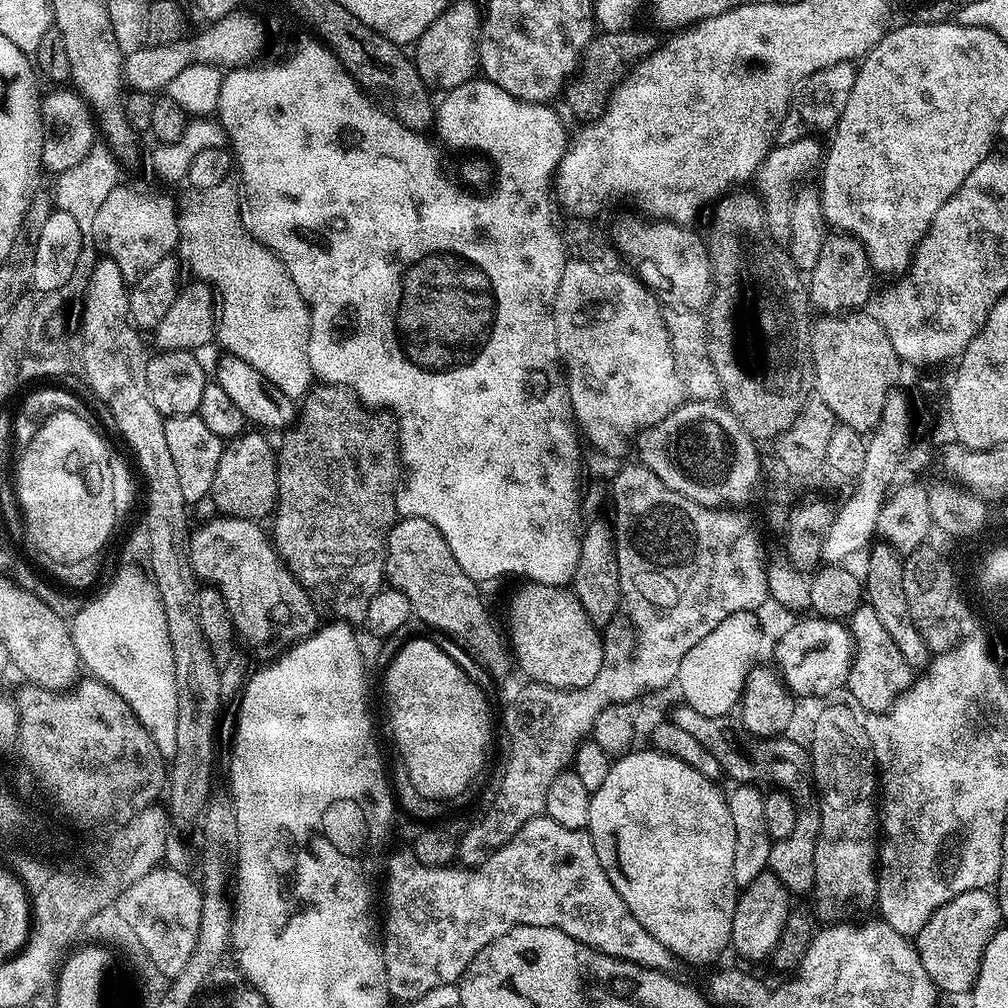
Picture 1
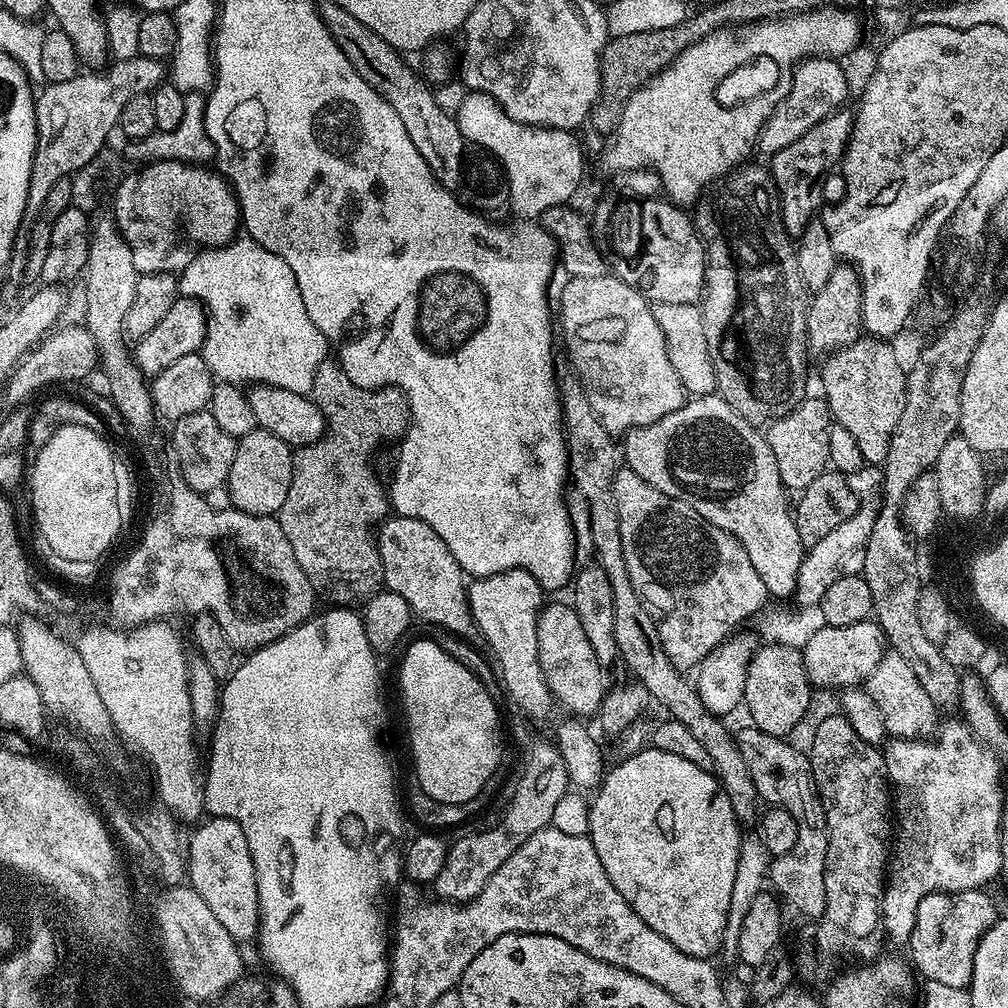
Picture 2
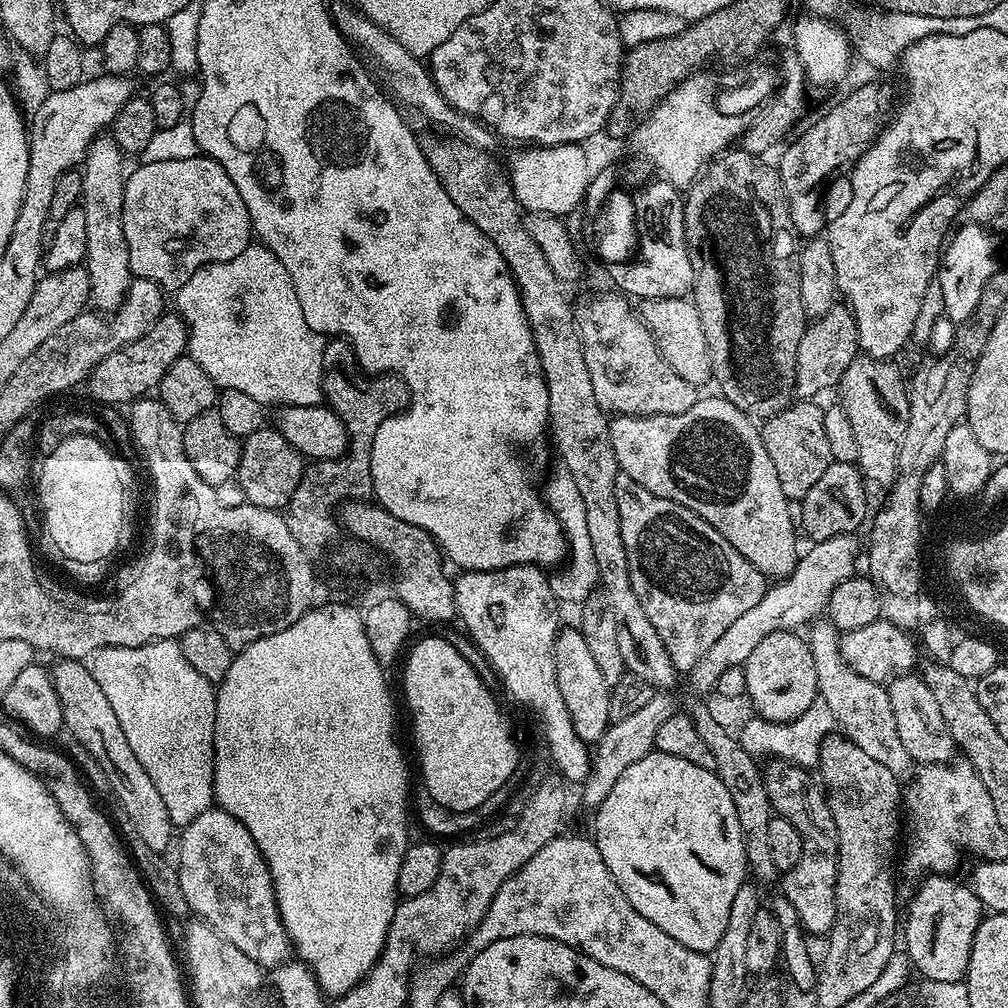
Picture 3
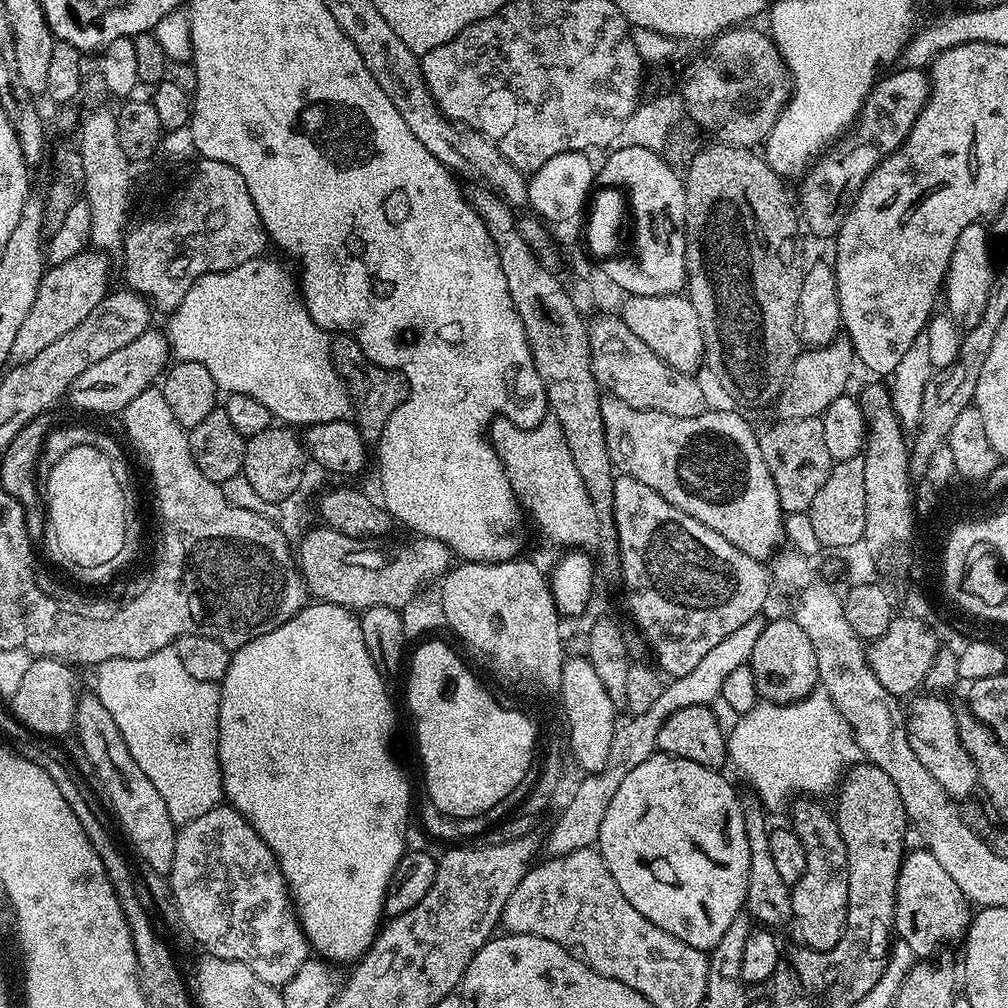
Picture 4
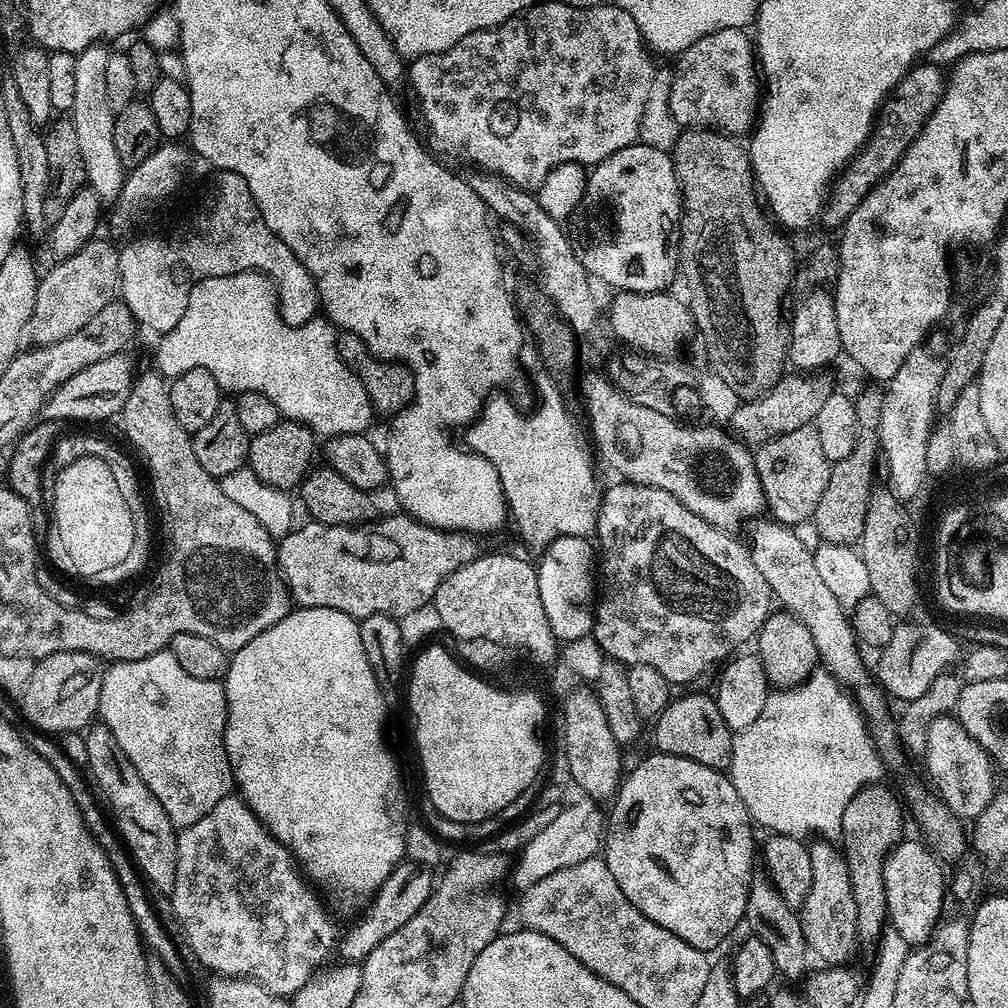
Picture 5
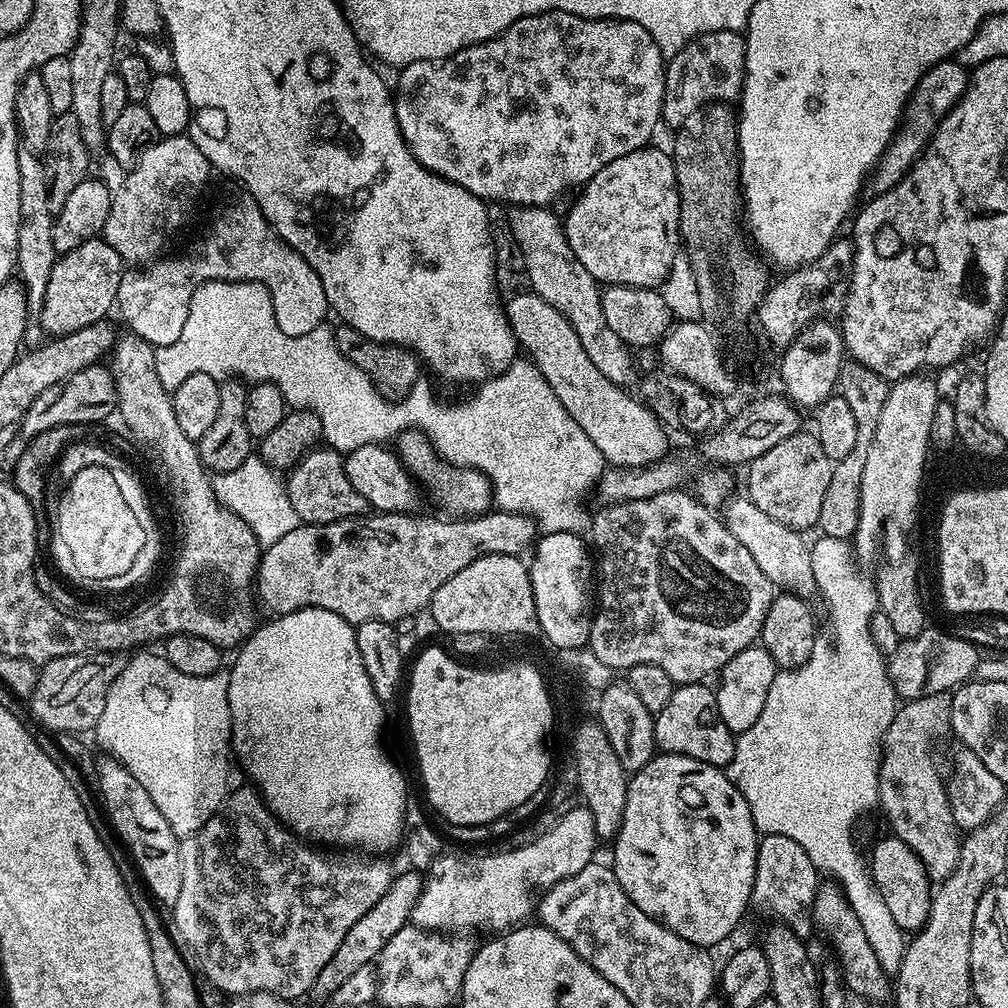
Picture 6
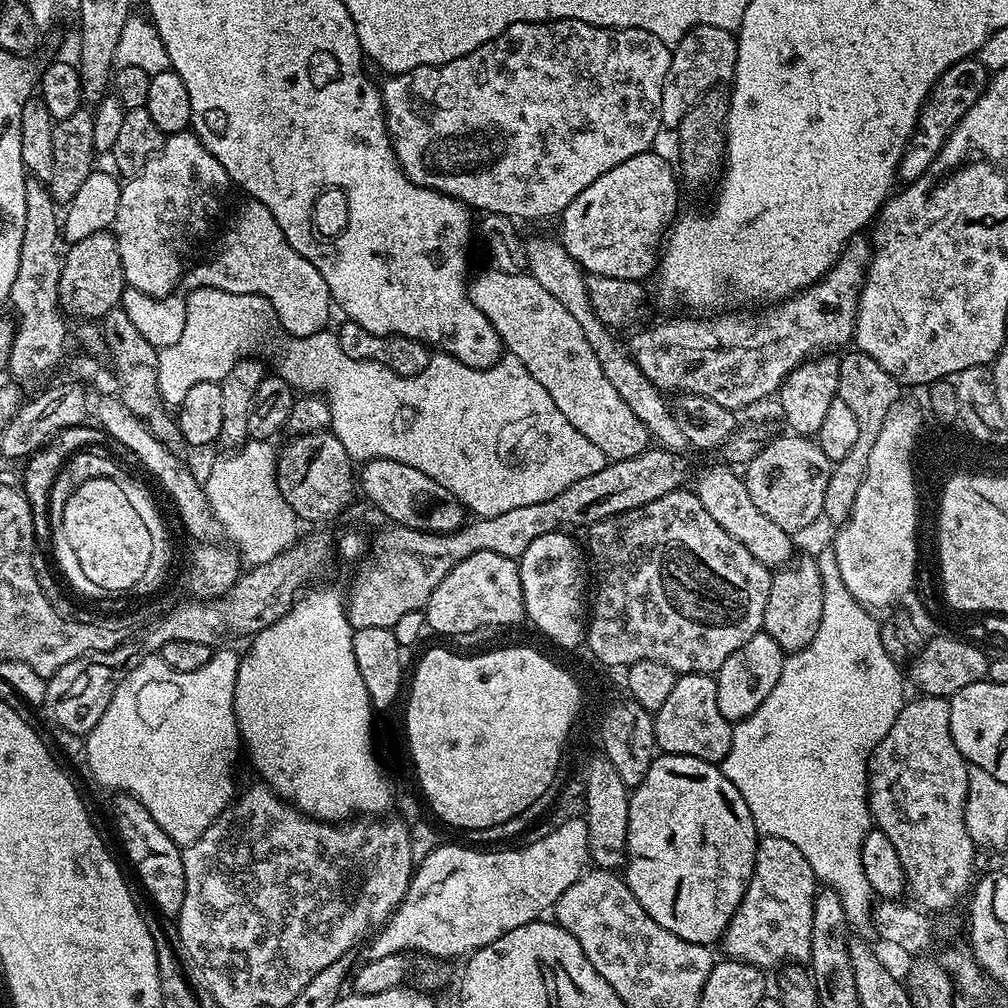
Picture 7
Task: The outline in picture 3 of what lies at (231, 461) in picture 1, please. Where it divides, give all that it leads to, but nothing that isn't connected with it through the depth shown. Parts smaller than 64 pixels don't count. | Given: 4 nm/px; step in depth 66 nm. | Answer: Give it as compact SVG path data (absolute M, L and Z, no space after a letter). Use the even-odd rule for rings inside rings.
M265 426L254 434L243 437L240 450L238 470L234 477L240 484L242 494L247 503L259 508L287 509L294 490L298 490L298 482L304 476L305 457L301 456L290 442L275 427Z

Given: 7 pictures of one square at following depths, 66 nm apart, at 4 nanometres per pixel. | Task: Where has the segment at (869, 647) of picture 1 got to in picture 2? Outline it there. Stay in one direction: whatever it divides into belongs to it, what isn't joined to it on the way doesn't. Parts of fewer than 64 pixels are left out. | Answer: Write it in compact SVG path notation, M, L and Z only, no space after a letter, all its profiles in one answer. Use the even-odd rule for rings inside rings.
M885 651L878 666L867 678L866 691L870 698L874 698L878 710L882 710L884 727L889 737L914 740L931 737L937 731L938 705L932 701L930 694L926 694L926 690L922 690L922 682L914 678L914 670L906 666L906 658L902 658L897 652Z

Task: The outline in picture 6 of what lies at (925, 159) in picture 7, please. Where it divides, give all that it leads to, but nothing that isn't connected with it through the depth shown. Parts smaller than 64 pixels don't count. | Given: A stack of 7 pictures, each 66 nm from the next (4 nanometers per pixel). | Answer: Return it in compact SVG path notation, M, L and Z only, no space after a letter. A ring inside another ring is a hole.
M949 58L930 66L926 74L918 82L918 86L912 92L908 104L904 107L904 117L900 120L895 136L888 144L882 158L872 169L867 181L866 188L872 196L881 196L886 190L890 190L914 166L914 162L924 152L925 147L932 135L936 132L946 114L962 97L970 83L970 72L967 67L959 63L956 58Z

